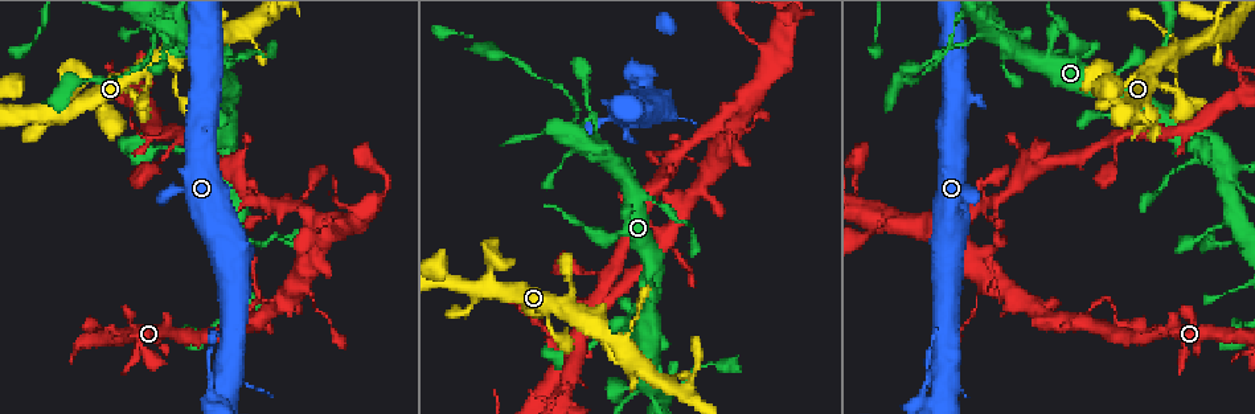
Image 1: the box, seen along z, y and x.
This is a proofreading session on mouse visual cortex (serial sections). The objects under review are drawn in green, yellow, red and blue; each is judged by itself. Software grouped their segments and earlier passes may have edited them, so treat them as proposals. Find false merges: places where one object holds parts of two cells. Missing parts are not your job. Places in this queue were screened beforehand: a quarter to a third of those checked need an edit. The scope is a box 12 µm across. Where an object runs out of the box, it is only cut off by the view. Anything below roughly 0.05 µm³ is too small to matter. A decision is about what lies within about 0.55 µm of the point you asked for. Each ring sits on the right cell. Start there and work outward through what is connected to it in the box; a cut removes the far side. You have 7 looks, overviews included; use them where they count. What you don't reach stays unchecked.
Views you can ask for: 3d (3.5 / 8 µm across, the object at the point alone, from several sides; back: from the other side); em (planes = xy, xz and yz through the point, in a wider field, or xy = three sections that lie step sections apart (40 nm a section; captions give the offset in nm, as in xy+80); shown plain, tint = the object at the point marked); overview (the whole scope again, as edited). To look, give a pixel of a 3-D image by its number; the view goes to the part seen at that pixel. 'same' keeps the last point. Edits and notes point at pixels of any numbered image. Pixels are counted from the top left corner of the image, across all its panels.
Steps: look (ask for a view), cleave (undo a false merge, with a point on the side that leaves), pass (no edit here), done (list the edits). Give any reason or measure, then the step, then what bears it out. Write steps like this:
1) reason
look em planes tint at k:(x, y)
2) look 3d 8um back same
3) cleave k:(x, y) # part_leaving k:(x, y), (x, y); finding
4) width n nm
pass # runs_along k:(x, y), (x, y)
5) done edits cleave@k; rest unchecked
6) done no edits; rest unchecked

sharp bend
look 3d 3.5um back at 1:(495, 257)

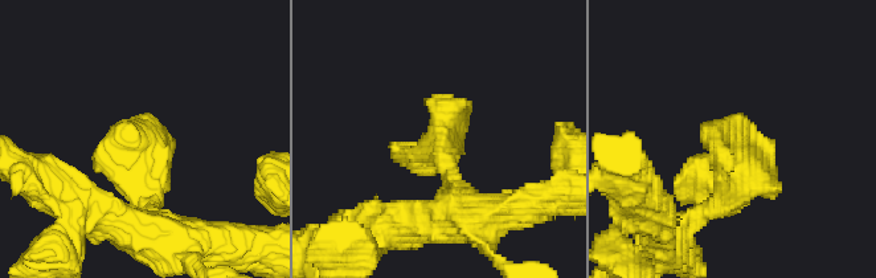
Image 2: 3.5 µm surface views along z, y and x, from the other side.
look em xy step 5 tint at 2:(440, 144)

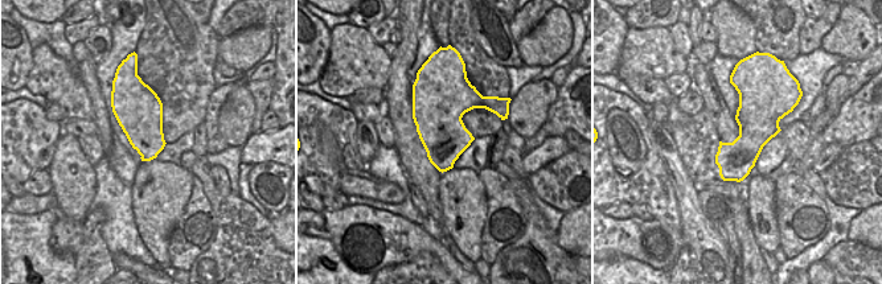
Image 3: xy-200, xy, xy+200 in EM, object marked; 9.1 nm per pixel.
pass # one cell here

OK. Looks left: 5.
look 3d 3.5um at 1:(616, 268)

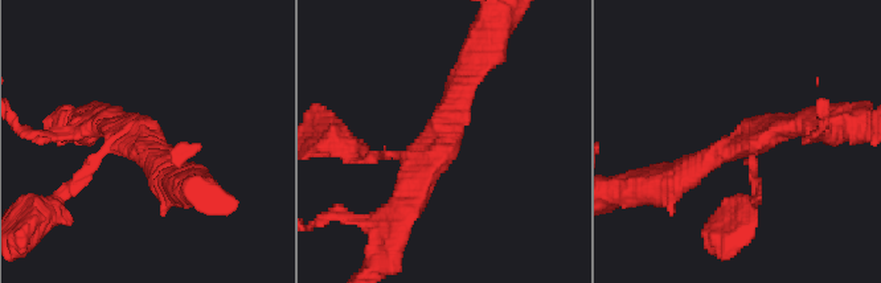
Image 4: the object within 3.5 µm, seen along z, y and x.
arms 3; arm_widths 150, 300, 300 nm; shape alone is not enough
look em xy step 2 tint at 4:(437, 144)

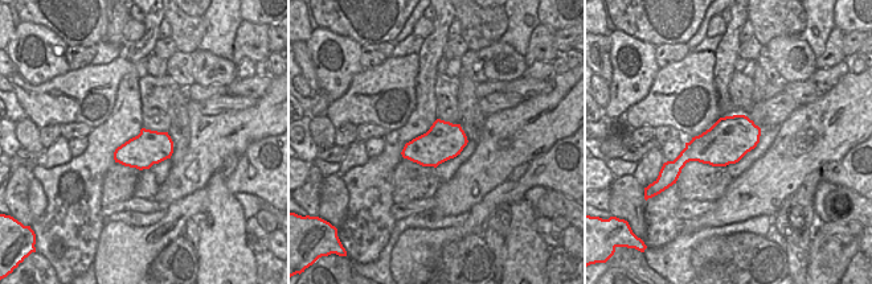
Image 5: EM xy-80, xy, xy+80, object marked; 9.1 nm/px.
another direction
look em xy step 5 tint same

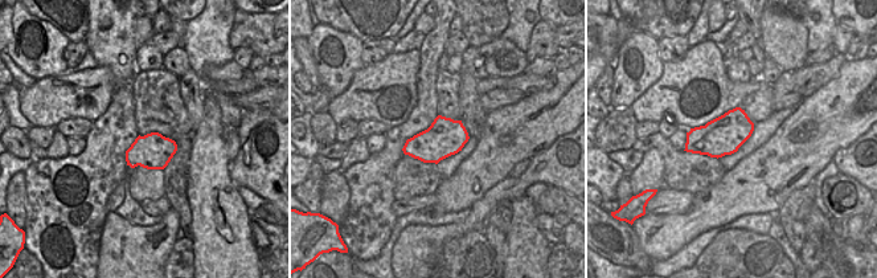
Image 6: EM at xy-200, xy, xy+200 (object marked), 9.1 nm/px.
pass # runs_along 4:(463, 77), (439, 155), (402, 212); one cell here

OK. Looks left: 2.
done no edits; rest unchecked

